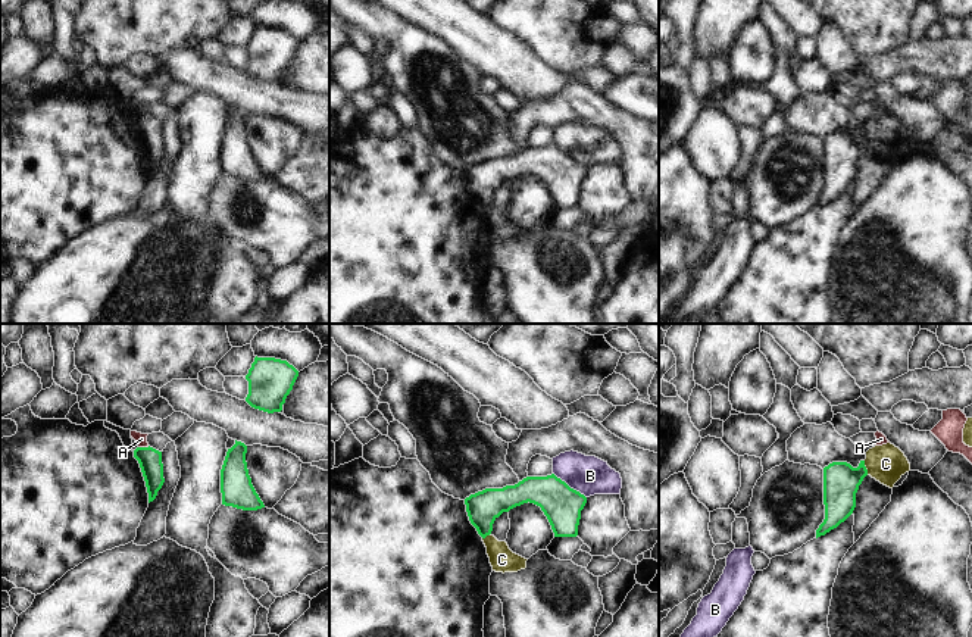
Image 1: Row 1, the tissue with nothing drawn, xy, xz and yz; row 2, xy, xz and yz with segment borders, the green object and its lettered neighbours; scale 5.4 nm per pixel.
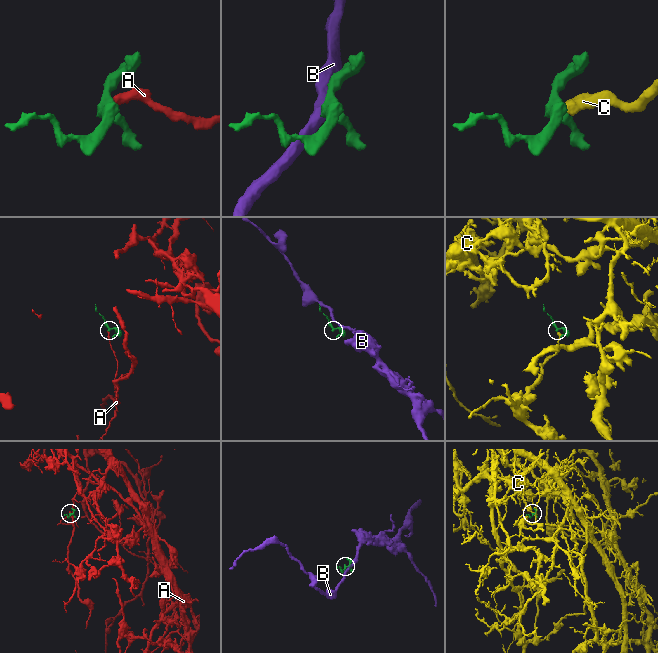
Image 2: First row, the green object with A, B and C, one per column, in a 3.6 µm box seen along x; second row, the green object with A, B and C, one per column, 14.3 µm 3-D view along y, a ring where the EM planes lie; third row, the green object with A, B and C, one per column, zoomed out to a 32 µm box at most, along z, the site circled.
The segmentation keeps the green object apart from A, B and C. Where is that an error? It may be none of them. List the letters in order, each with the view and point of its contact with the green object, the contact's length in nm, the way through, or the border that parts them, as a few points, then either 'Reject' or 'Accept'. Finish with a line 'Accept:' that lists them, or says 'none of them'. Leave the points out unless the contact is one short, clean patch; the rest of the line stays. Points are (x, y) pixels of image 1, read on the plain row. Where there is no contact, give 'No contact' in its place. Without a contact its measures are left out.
A: Touches green at xy (143, 118). Shared border 60 nm. Boundary: xy (149, 116), (138, 118). Reject
B: Touches green at xz (568, 156). Shared border 240 nm. Boundary: xz (553, 143), (585, 168). Reject
C: Touches green at yz (865, 139). Shared border 80 nm. Boundary: yz (863, 131), (868, 144). Reject
Accept: none of them

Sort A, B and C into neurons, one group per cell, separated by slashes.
A / B / C

